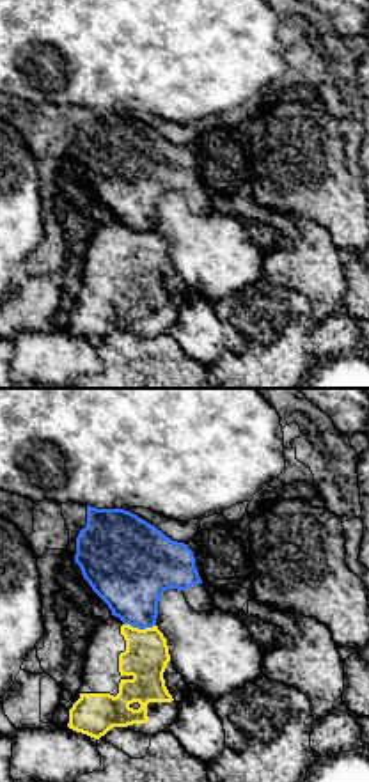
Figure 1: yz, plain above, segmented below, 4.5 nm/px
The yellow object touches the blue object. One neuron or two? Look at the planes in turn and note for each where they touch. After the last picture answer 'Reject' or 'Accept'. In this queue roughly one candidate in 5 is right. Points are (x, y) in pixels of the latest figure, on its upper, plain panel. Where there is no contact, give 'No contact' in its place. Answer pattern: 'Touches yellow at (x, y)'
Touches yellow at (141, 233)

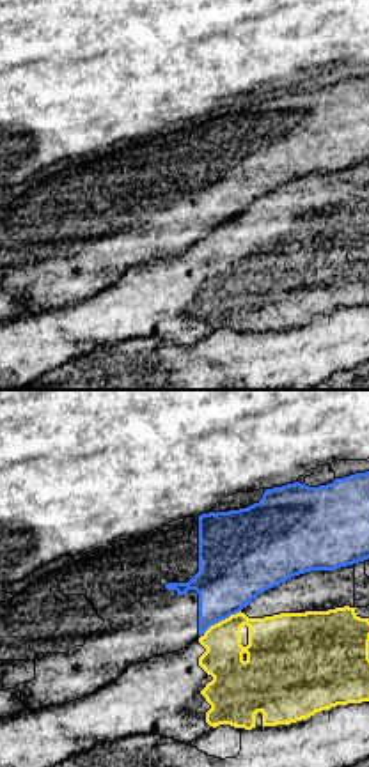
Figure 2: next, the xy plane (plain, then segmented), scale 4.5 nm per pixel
Touches yellow at (219, 225)

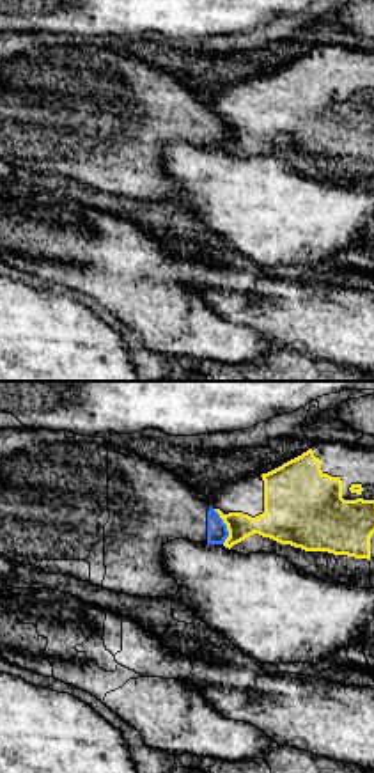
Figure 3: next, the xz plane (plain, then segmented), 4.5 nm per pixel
Touches yellow at (227, 130)

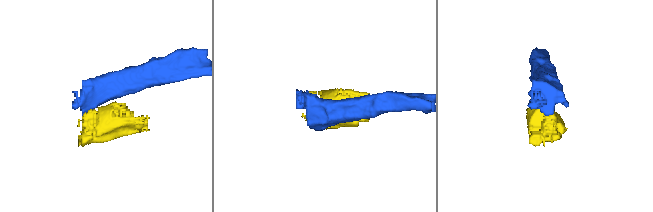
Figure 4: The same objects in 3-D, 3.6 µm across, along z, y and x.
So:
Reject

